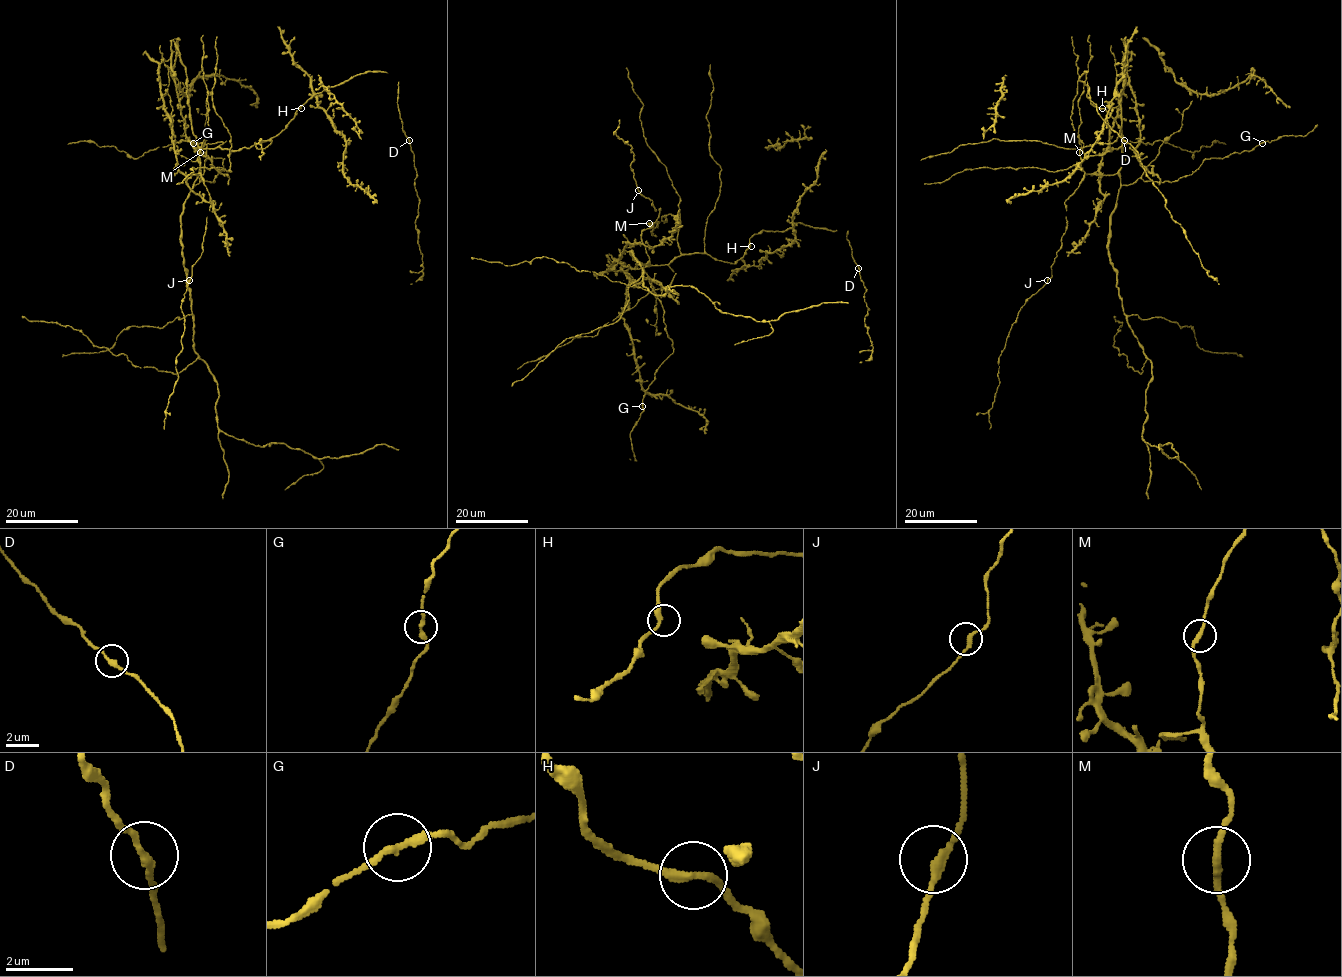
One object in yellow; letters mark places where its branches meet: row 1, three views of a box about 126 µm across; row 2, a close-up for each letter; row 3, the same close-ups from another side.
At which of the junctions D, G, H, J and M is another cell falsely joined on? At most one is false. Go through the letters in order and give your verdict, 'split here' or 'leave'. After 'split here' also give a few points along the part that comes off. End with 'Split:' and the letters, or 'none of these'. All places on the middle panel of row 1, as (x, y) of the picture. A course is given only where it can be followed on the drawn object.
D: leave
G: leave
H: leave
J: leave
M: leave
Split: none of these

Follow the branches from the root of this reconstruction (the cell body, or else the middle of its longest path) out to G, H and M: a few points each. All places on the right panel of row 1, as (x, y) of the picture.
G: (1122, 154), (1119, 171), (1122, 185), (1138, 178), (1172, 182), (1190, 175), (1206, 159), (1224, 158), (1262, 143)
H: (1122, 154), (1121, 147), (1111, 150), (1110, 145), (1118, 137), (1120, 126), (1102, 108)
M: (1122, 154), (1122, 167), (1115, 174), (1095, 175), (1083, 171), (1079, 152)

